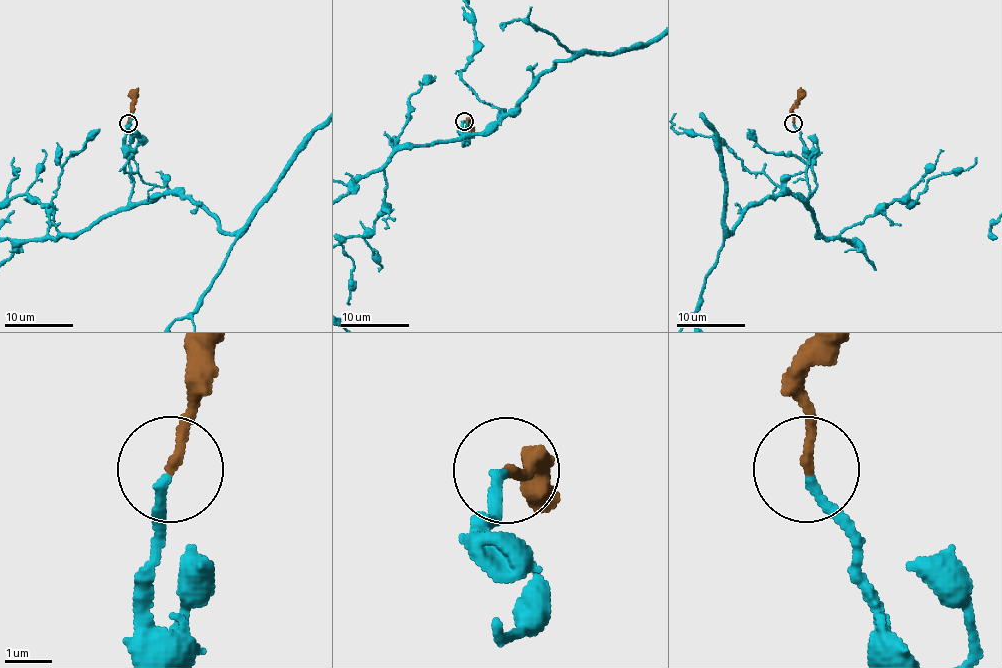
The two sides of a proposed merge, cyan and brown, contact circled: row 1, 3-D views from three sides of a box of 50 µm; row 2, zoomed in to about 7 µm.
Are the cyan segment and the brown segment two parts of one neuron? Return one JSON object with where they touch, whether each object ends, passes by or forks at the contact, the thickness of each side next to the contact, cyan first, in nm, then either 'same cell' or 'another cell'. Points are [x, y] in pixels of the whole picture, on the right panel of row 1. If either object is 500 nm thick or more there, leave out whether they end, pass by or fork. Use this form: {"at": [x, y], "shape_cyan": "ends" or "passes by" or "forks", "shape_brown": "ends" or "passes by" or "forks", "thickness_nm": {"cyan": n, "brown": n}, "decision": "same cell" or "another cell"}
{"at": [793, 123], "shape_cyan": "ends", "shape_brown": "ends", "thickness_nm": {"cyan": 200, "brown": 200}, "decision": "same cell"}

